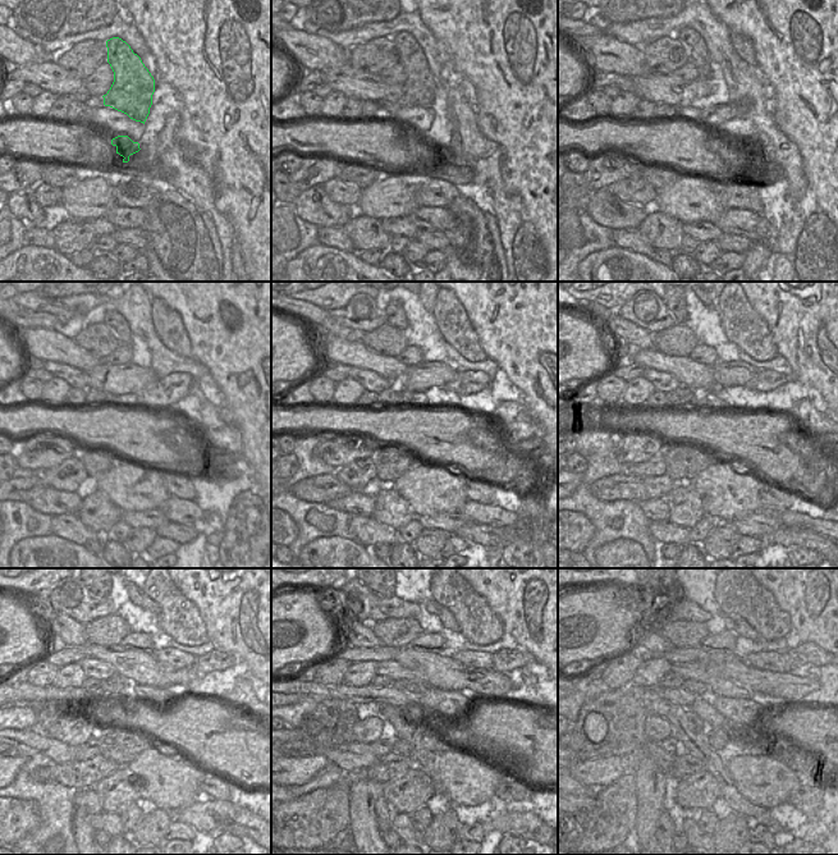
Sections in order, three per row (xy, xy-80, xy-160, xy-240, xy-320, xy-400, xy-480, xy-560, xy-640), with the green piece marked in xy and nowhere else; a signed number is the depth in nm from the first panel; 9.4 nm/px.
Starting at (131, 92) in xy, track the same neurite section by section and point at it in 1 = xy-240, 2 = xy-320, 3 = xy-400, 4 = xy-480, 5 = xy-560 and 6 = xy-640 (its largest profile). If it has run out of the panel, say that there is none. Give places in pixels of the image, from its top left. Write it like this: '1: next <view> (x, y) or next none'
1: next xy-240 (113, 319)
2: next xy-320 (394, 311)
3: next xy-400 (677, 307)
4: next xy-480 (95, 594)
5: next xy-560 (387, 594)
6: next xy-640 (668, 594)

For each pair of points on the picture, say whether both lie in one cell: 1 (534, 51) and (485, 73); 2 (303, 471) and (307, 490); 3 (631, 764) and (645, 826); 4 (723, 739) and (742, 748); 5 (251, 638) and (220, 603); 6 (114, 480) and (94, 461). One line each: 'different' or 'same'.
1: same
2: different
3: different
4: different
5: same
6: different

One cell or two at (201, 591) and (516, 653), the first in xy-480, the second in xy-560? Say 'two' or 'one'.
two

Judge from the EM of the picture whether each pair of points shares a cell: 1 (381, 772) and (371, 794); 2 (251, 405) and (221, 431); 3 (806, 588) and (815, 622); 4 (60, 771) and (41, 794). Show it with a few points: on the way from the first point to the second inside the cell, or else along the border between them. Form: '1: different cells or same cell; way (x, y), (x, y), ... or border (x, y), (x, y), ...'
1: different cells; border (349, 782), (374, 780), (383, 783)
2: different cells; border (218, 407), (219, 415), (238, 429), (242, 452)
3: same cell; way (815, 597), (815, 613)
4: different cells; border (28, 772), (33, 781), (60, 782), (72, 791)

